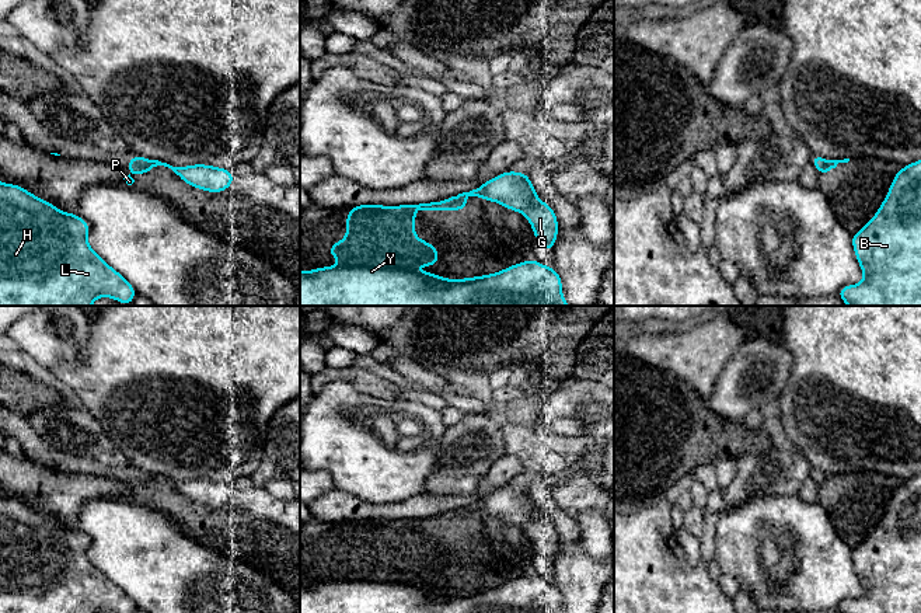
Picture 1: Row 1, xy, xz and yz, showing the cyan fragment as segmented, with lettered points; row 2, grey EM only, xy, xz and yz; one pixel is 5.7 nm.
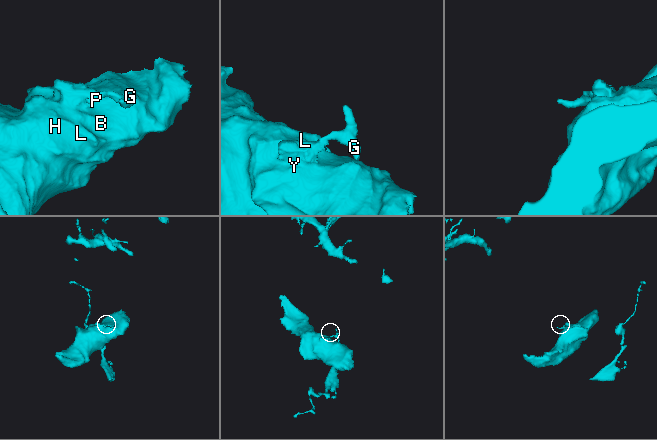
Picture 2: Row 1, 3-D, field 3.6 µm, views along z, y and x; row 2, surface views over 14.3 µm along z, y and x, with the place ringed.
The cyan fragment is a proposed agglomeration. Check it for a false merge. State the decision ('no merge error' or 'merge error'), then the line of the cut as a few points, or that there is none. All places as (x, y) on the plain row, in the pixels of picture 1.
merge error; cut xy (128, 480), (150, 481)

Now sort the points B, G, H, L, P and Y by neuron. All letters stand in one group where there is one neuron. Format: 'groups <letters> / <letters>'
groups B H L P Y / G

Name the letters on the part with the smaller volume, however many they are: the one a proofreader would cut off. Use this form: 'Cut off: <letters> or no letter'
Cut off: G

